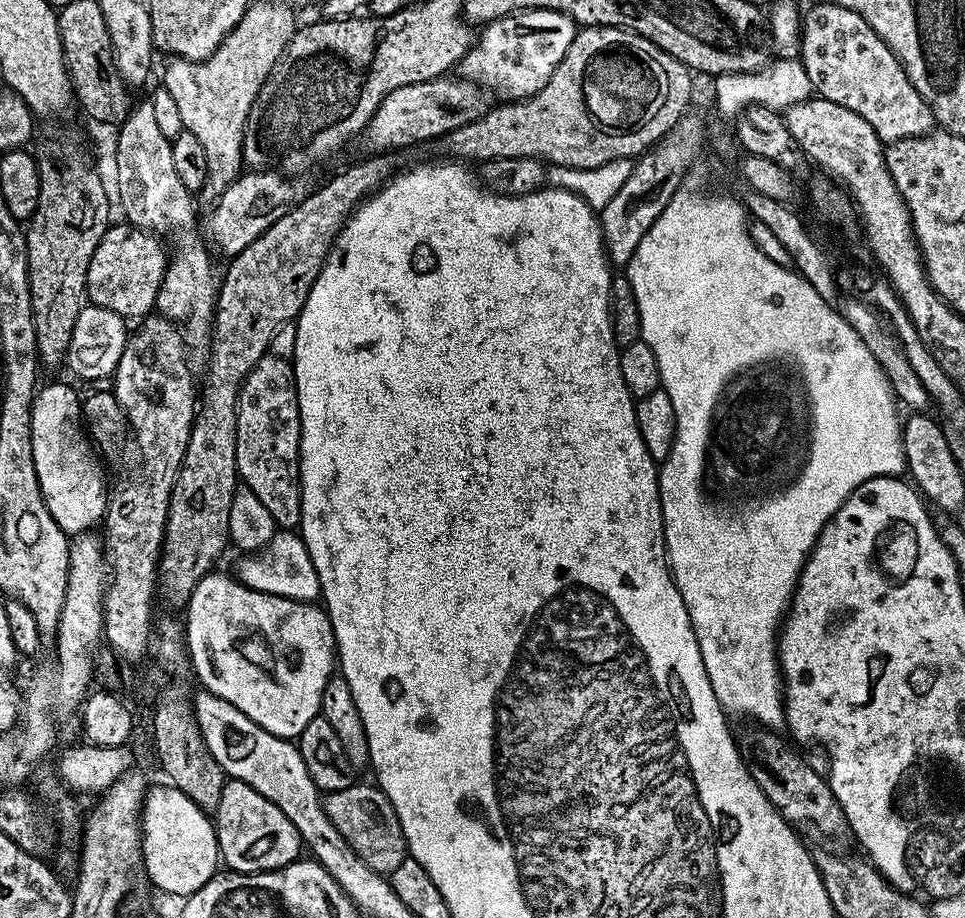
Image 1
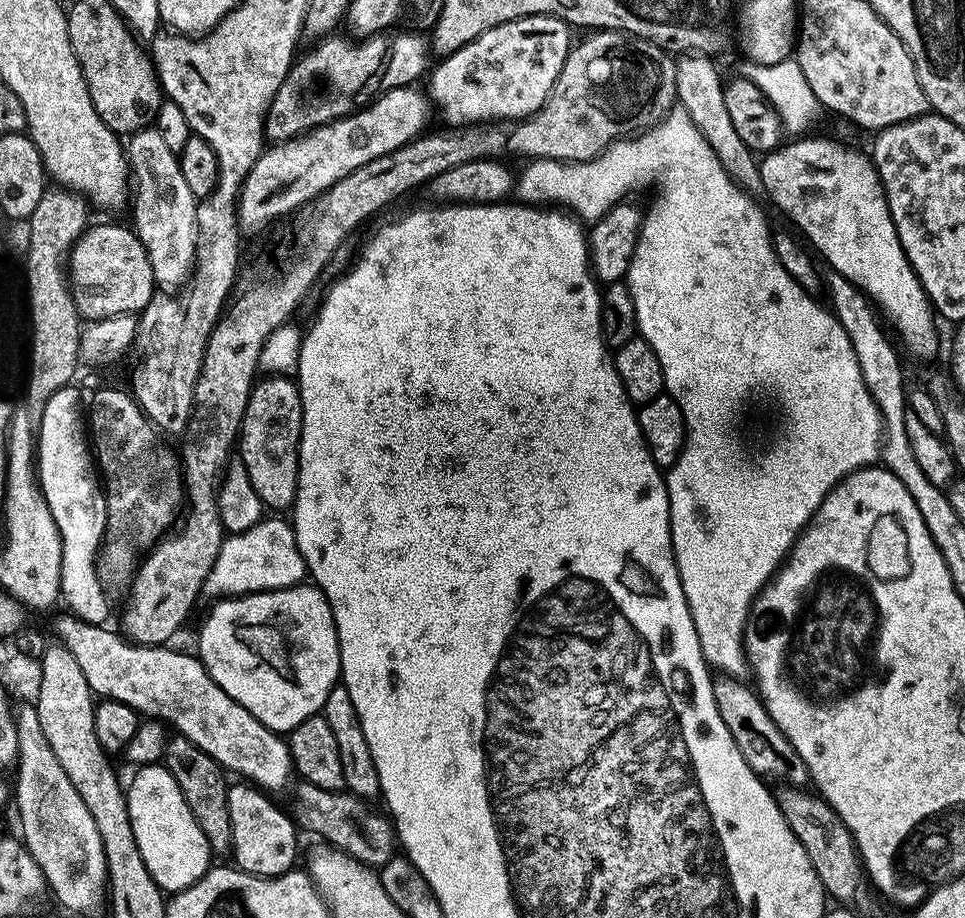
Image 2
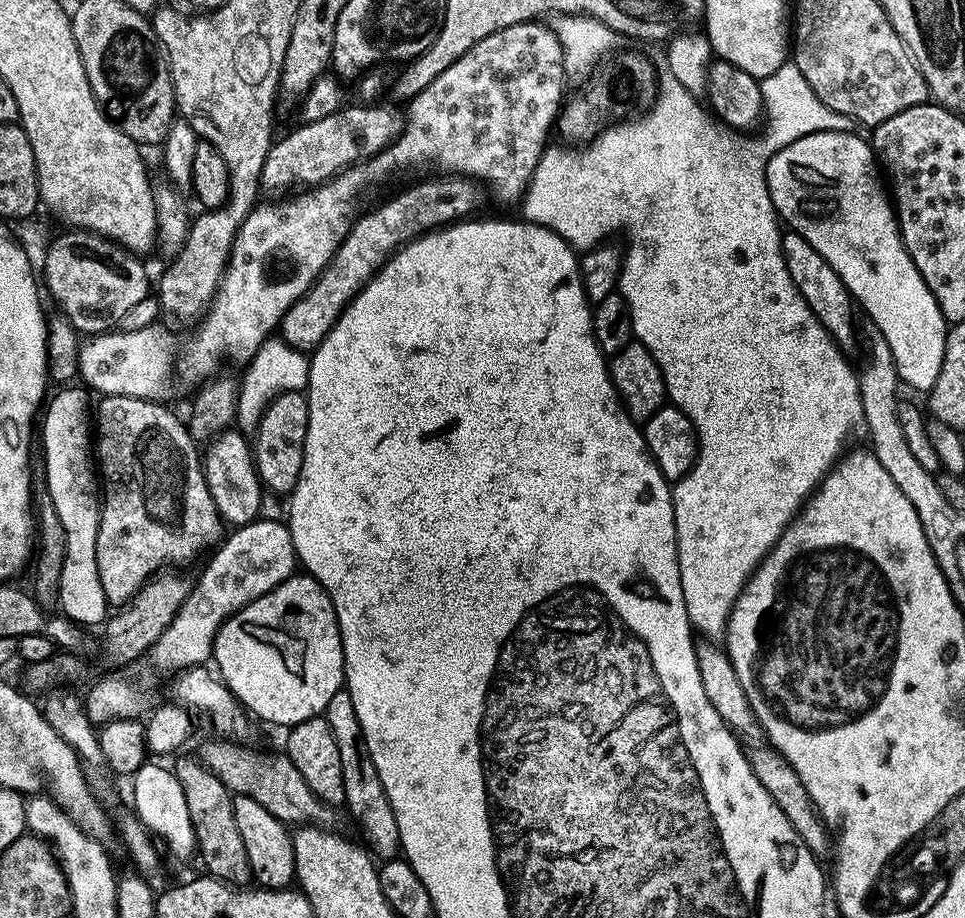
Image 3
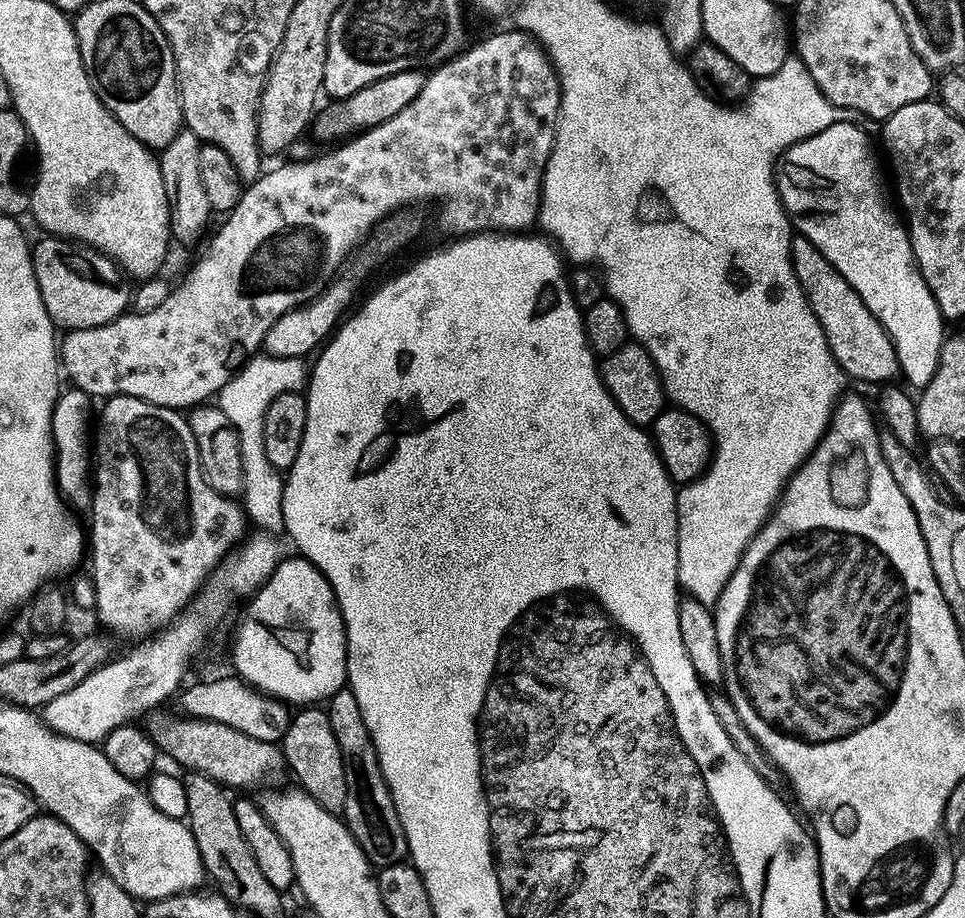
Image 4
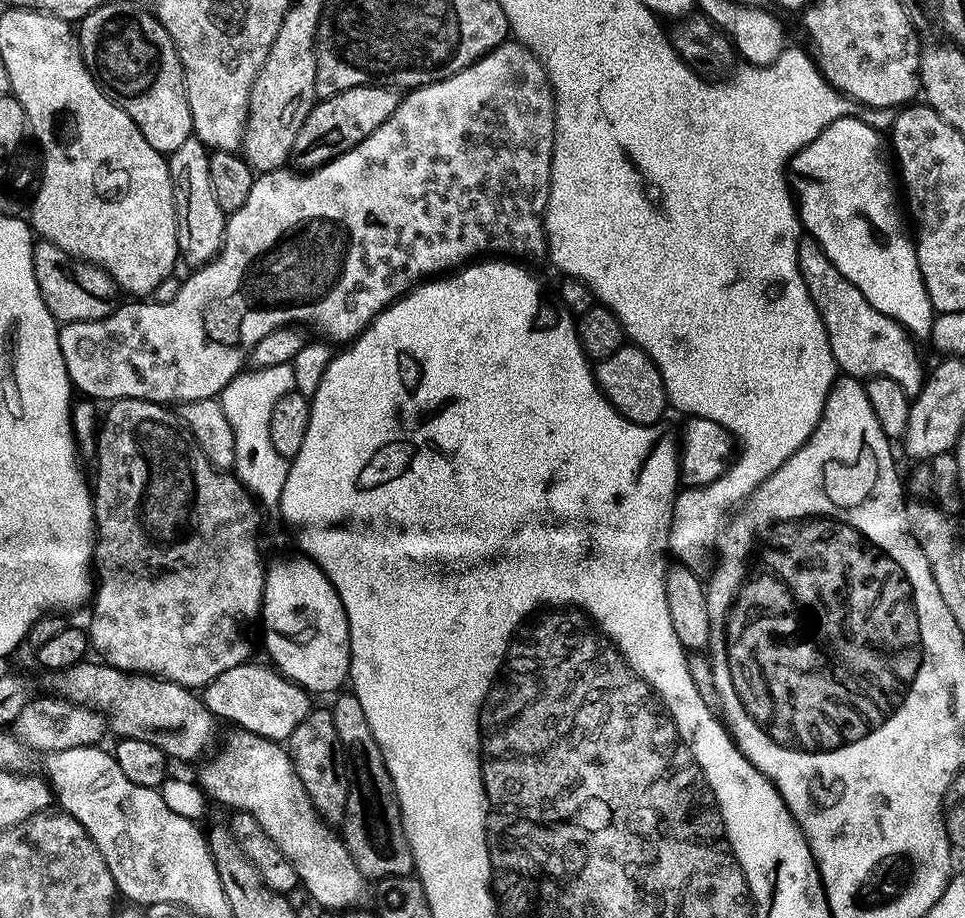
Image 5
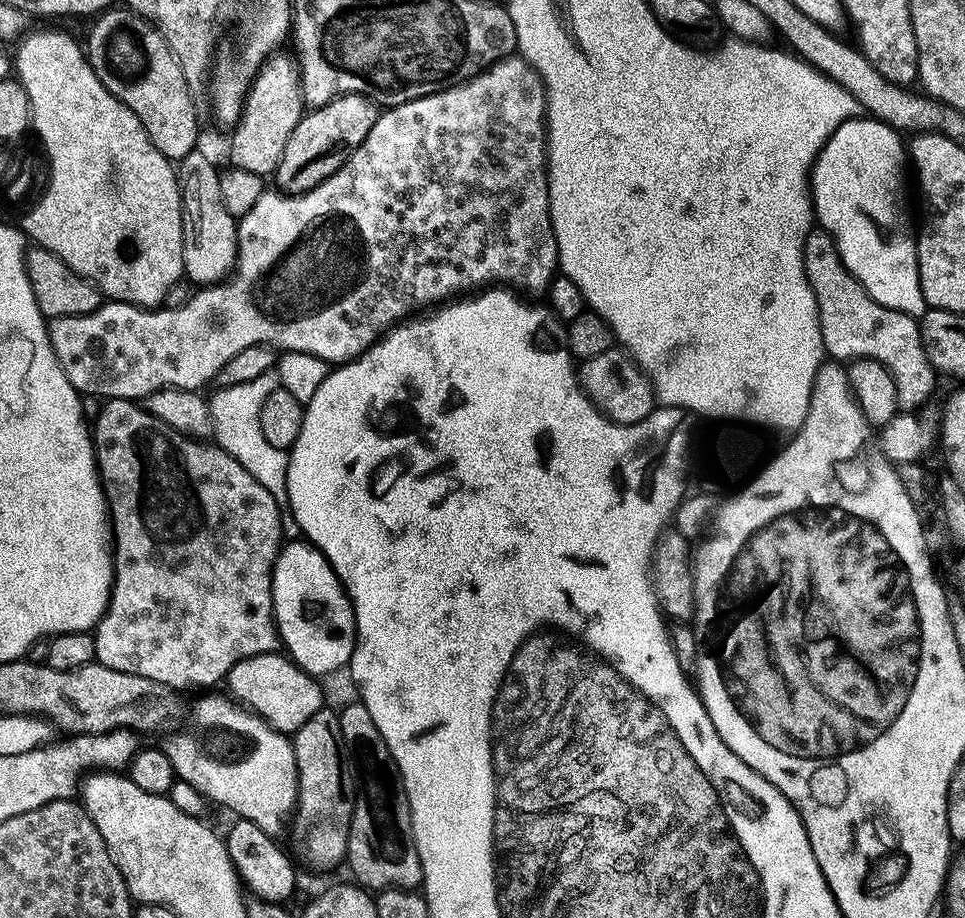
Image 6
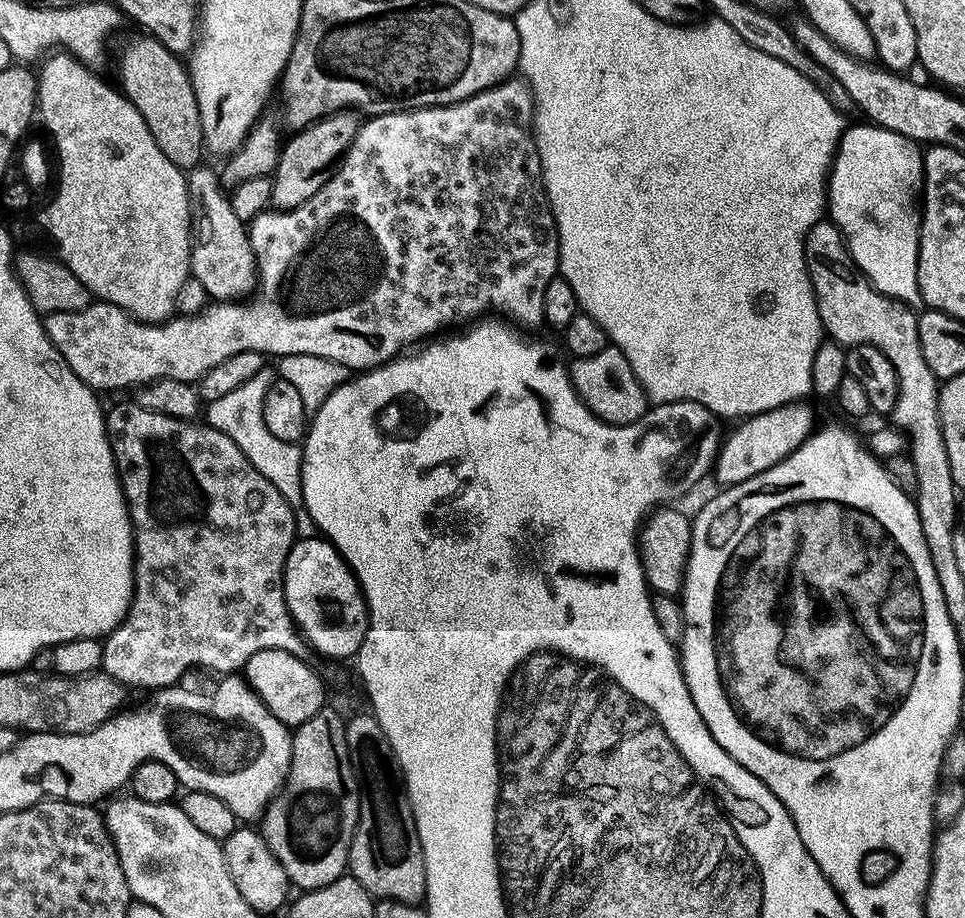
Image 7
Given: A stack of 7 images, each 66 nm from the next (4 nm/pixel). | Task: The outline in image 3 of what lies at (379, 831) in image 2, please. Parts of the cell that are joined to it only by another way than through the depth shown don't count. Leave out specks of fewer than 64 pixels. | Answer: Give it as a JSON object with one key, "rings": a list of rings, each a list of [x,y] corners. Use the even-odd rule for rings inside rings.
{"rings":[[[216,739],[220,740],[206,741],[204,749],[198,753],[198,756],[205,767],[217,775],[231,793],[254,798],[254,802],[262,802],[262,806],[266,806],[270,814],[294,826],[331,825],[328,823],[332,820],[333,809],[316,796],[314,790],[310,790],[306,778],[302,778],[302,774],[296,769],[294,762],[290,762],[288,755],[274,756],[266,752],[255,752],[252,748],[232,744],[236,742],[231,739]]]}

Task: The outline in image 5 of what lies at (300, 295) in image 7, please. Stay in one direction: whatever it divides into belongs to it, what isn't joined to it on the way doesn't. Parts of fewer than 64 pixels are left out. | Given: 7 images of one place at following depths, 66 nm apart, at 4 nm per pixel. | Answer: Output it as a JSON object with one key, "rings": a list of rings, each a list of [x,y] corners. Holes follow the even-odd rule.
{"rings":[[[505,42],[494,51],[487,52],[482,59],[466,66],[458,74],[421,88],[411,89],[401,99],[394,114],[390,114],[390,118],[386,118],[386,122],[382,122],[382,126],[378,126],[378,130],[374,130],[370,138],[362,138],[362,142],[346,150],[346,154],[303,174],[287,167],[259,173],[253,179],[246,203],[238,206],[238,210],[234,210],[227,217],[220,251],[210,263],[199,265],[193,271],[196,273],[181,283],[174,302],[167,302],[166,305],[155,302],[128,302],[132,304],[124,305],[121,303],[113,307],[111,314],[106,318],[60,324],[60,349],[66,362],[68,377],[72,379],[73,389],[96,402],[149,400],[152,404],[179,406],[191,400],[216,398],[232,379],[240,375],[253,346],[262,342],[262,338],[266,338],[266,334],[274,330],[309,324],[314,331],[321,332],[319,334],[321,337],[332,342],[337,340],[340,346],[344,346],[363,334],[381,310],[395,304],[401,296],[407,296],[417,284],[429,278],[439,277],[441,274],[451,273],[483,257],[487,253],[484,252],[487,248],[492,251],[489,253],[497,257],[519,258],[524,262],[532,262],[528,260],[543,257],[548,250],[544,212],[548,208],[548,191],[552,181],[552,151],[555,137],[556,99],[552,97],[552,83],[549,82],[546,70],[538,57],[519,42]]]}

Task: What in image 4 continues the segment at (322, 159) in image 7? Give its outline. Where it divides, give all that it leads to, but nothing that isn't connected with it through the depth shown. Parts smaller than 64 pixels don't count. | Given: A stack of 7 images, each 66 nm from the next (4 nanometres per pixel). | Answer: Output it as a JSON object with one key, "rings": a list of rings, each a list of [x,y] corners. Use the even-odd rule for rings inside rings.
{"rings":[[[411,68],[398,74],[390,74],[390,78],[382,78],[378,82],[350,94],[345,100],[332,100],[329,108],[321,107],[319,109],[310,128],[311,135],[316,135],[320,140],[340,142],[353,134],[359,134],[394,118],[394,114],[406,110],[406,106],[410,106],[410,102],[414,102],[414,98],[418,98],[426,79],[425,73],[422,73],[423,71]]]}

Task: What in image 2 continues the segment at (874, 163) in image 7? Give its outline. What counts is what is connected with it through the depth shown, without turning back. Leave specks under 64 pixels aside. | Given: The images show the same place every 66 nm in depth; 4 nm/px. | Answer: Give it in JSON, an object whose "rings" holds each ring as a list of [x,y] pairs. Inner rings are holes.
{"rings":[[[808,138],[793,139],[796,140],[793,144],[785,143],[775,152],[767,153],[759,161],[763,195],[769,196],[776,203],[777,210],[797,228],[795,231],[817,253],[820,251],[824,255],[827,267],[831,271],[842,274],[855,284],[881,313],[884,311],[889,316],[893,326],[904,335],[907,344],[916,355],[924,360],[930,359],[940,348],[940,340],[936,337],[936,326],[932,318],[934,309],[928,302],[928,296],[911,262],[902,250],[875,164],[865,153],[863,156],[862,153],[855,152],[836,140],[804,139]]]}

